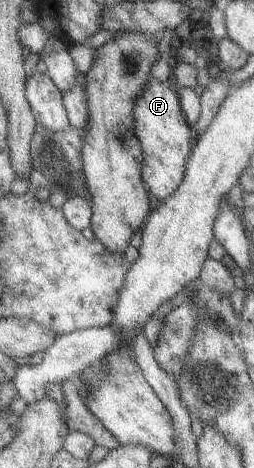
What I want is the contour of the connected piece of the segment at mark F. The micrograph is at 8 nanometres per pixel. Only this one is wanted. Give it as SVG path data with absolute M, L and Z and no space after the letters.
M151 77L137 97L133 114L134 129L143 149L143 182L155 204L162 203L185 181L189 157L193 153L192 145L190 145L192 127L182 109L176 83L173 80L162 83Z

